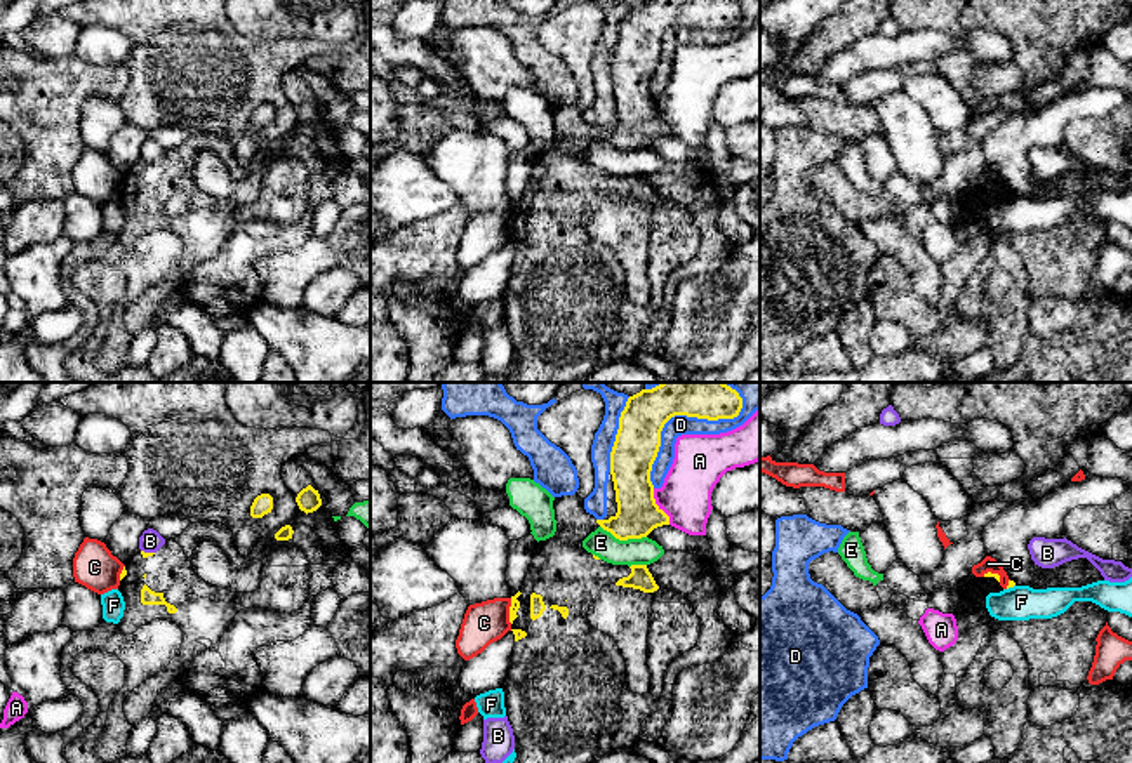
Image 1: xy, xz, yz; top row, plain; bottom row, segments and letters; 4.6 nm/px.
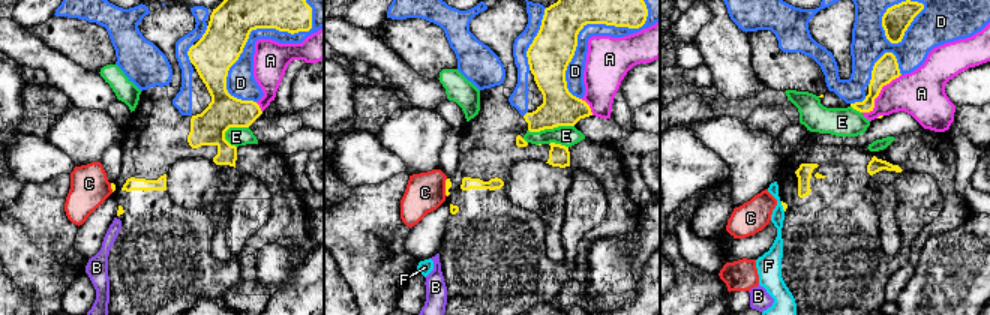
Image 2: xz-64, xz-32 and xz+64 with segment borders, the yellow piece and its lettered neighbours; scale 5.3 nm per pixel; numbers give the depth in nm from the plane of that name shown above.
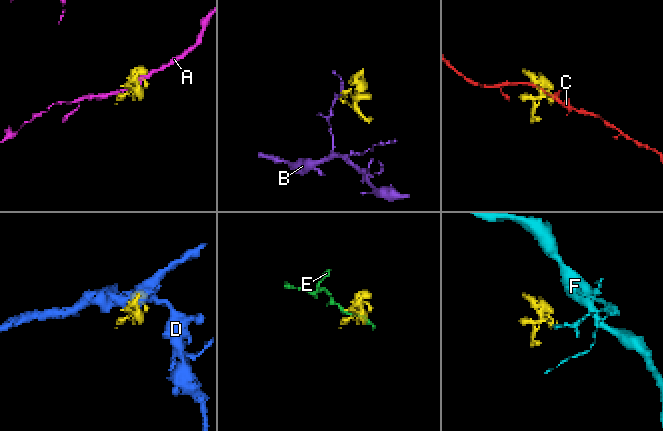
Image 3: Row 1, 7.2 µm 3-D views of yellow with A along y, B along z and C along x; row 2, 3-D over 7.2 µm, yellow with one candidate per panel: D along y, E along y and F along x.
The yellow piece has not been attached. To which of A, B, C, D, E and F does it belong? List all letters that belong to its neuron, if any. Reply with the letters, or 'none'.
none

